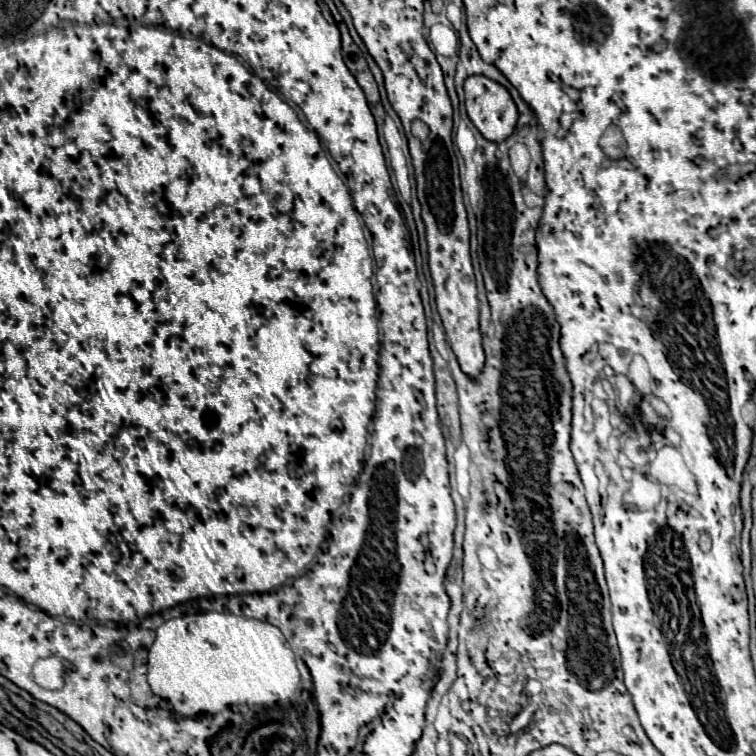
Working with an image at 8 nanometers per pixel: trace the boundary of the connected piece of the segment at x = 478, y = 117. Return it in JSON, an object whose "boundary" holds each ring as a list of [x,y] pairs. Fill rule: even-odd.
{"boundary":[[[472,75],[464,81],[464,95],[470,121],[488,141],[500,143],[512,135],[518,109],[506,87],[488,77]]]}

